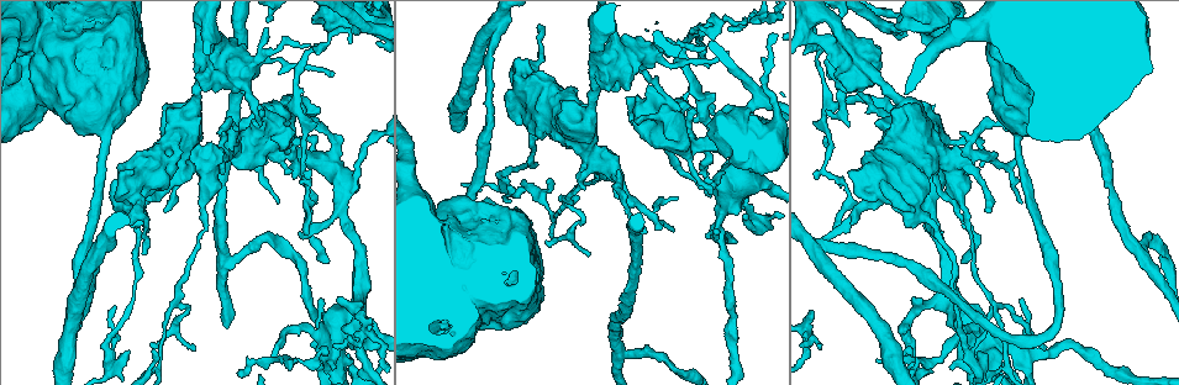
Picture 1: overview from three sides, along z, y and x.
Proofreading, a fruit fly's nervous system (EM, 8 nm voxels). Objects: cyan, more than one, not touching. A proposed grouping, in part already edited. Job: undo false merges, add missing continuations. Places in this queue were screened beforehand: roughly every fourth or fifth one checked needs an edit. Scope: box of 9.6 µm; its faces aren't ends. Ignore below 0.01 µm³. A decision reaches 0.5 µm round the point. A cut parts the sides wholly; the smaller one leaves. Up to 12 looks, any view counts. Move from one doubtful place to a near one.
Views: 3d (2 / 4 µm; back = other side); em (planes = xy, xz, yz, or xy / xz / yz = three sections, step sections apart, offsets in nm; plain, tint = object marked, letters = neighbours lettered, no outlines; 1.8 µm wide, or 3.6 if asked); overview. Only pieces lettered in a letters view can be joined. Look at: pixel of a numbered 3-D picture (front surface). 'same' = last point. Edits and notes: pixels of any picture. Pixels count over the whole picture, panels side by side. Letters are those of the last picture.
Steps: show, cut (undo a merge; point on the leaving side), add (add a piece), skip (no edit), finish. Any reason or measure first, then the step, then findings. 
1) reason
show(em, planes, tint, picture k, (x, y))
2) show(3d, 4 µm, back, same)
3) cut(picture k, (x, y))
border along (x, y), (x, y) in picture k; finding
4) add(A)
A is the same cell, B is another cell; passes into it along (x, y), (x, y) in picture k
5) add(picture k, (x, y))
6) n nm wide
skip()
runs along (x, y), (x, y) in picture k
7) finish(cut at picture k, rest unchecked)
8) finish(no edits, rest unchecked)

three arms meet
show(3d, 2 µm, picture 1, (99, 251))

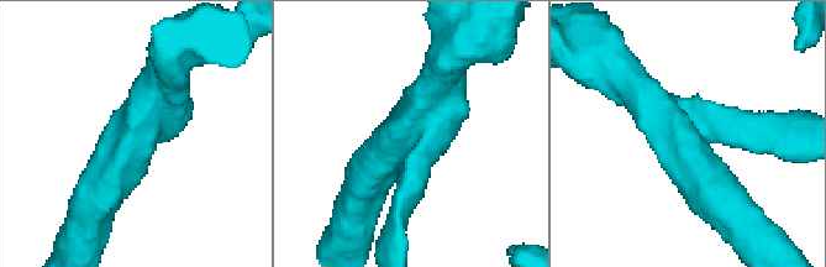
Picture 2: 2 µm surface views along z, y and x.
3 arms; arms of 220, 300, 320 nm
show(em, planes, tint, picture 2, (411, 156))

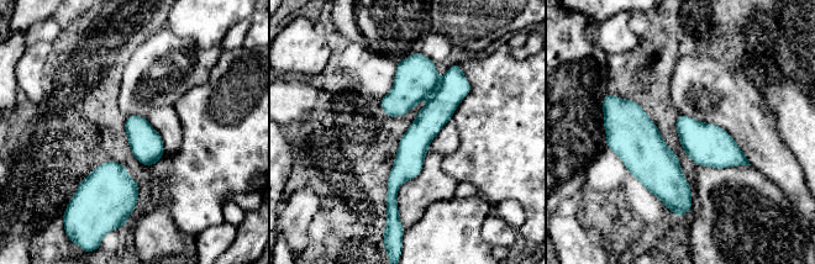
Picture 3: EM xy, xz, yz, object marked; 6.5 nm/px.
what lies round it
show(em, planes, letters, same)

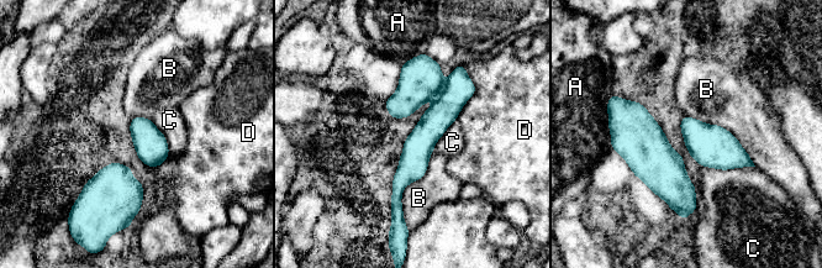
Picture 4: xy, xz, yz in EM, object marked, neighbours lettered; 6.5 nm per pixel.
skip()
A, B, C and D are other cells; runs along (419, 62), (436, 120), (399, 183), (399, 209) in picture 4; all the same neuron

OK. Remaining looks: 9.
sharp bend
show(em, planes, tint, picture 1, (1028, 353))

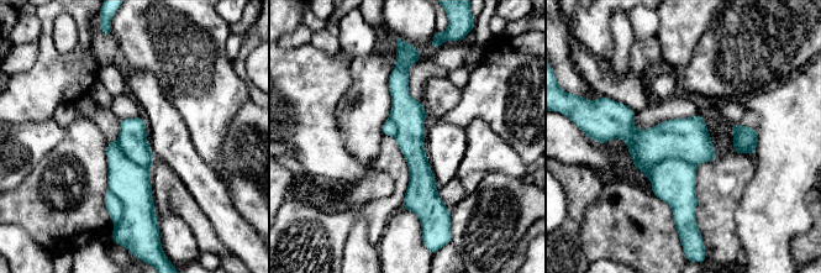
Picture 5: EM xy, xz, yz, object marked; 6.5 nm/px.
show(em, planes, letters, same)

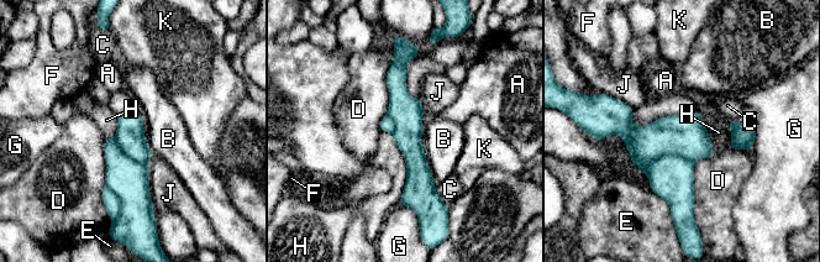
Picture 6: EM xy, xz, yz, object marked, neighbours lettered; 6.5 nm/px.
D touches over 500 nm
cut(picture 6, (671, 177))
A, B, C, D, E, F, G, H, J and K are other cells; border along (693, 162), (662, 155), (645, 174) in picture 6; two neurons meet here

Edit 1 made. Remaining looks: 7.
tapers out
show(em, planes, tint, picture 1, (1044, 351))

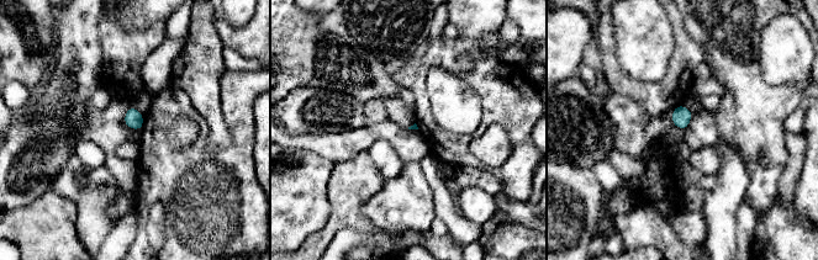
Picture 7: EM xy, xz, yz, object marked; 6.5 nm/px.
show(em, planes, letters, same)

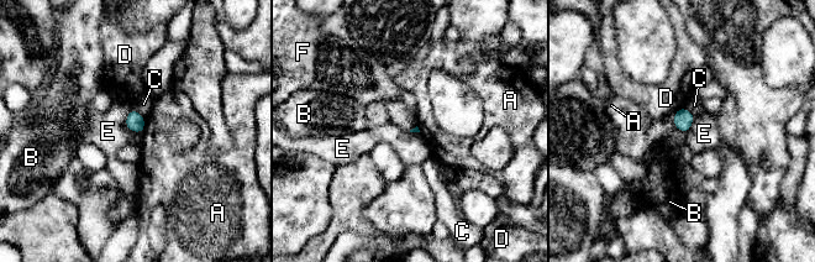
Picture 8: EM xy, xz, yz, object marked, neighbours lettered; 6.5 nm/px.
E touches over 180 nm
skip()
A, B, C, D, E and F are other cells; border along (132, 109), (126, 126), (142, 132) in picture 8; none of them fits

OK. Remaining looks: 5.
stops while still wide
show(em, xz, step 8, letters, picture 1, (291, 172))

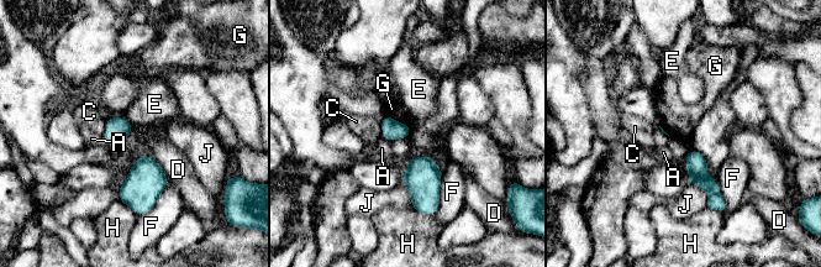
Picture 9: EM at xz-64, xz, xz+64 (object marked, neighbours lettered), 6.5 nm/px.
F touches over 300 nm
skip()
A, C, D, E, F, G, H and J are other cells; border along (387, 115), (410, 127) in picture 9; none of them fits

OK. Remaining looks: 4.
finish(cut at picture 6, rest unchecked)

